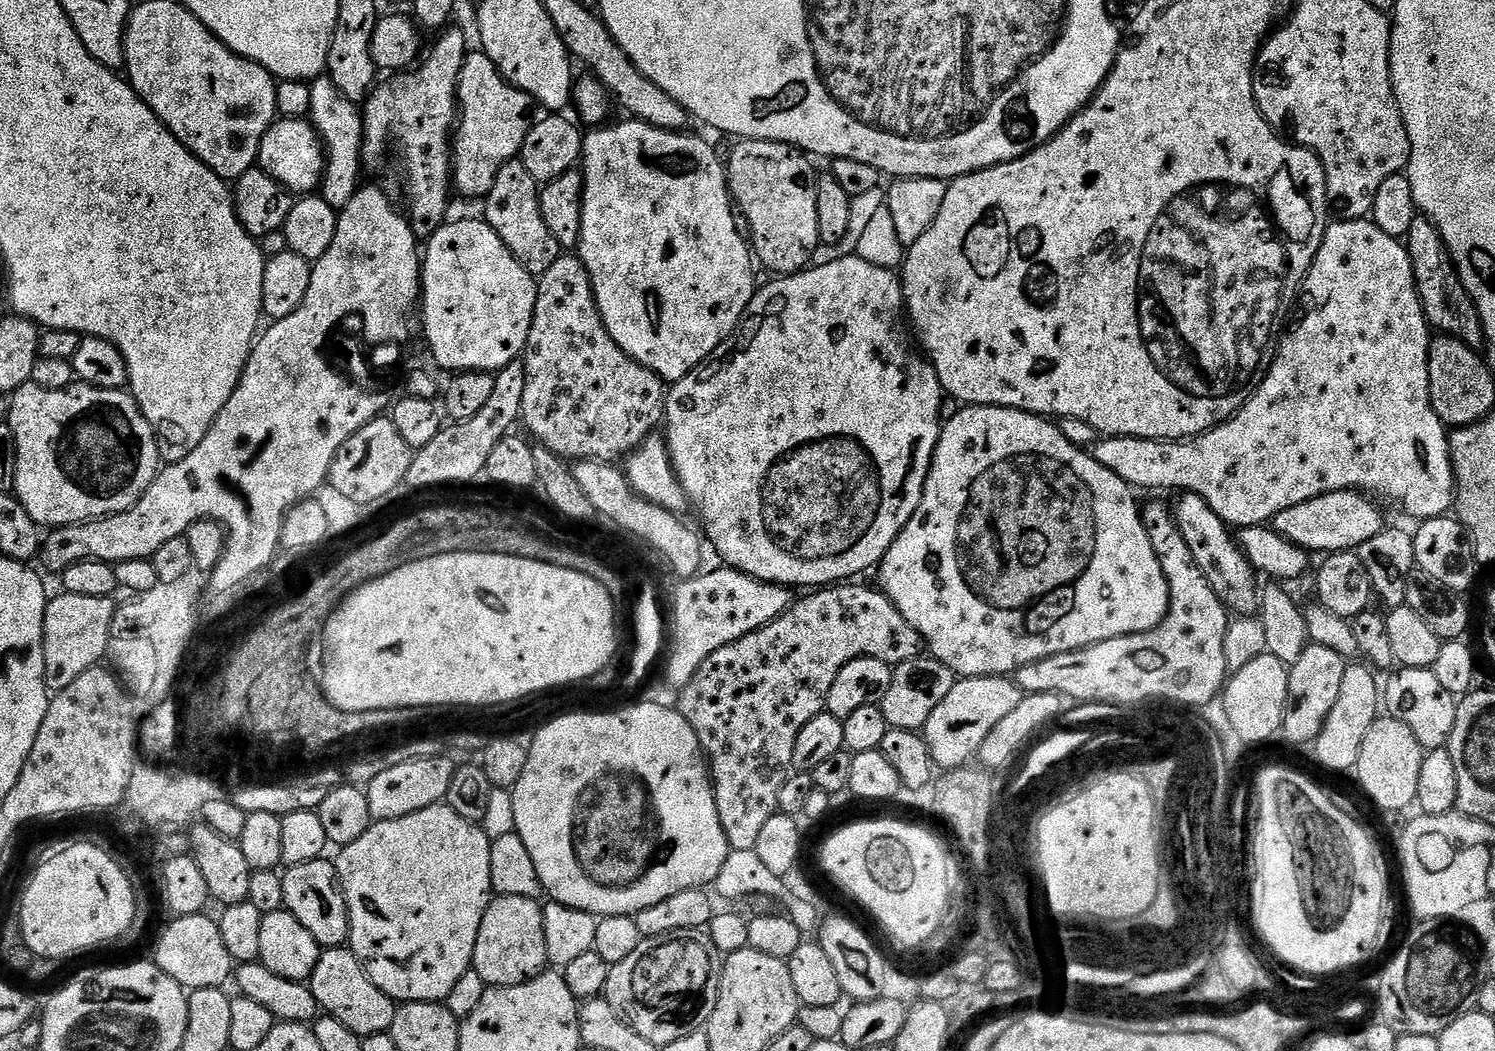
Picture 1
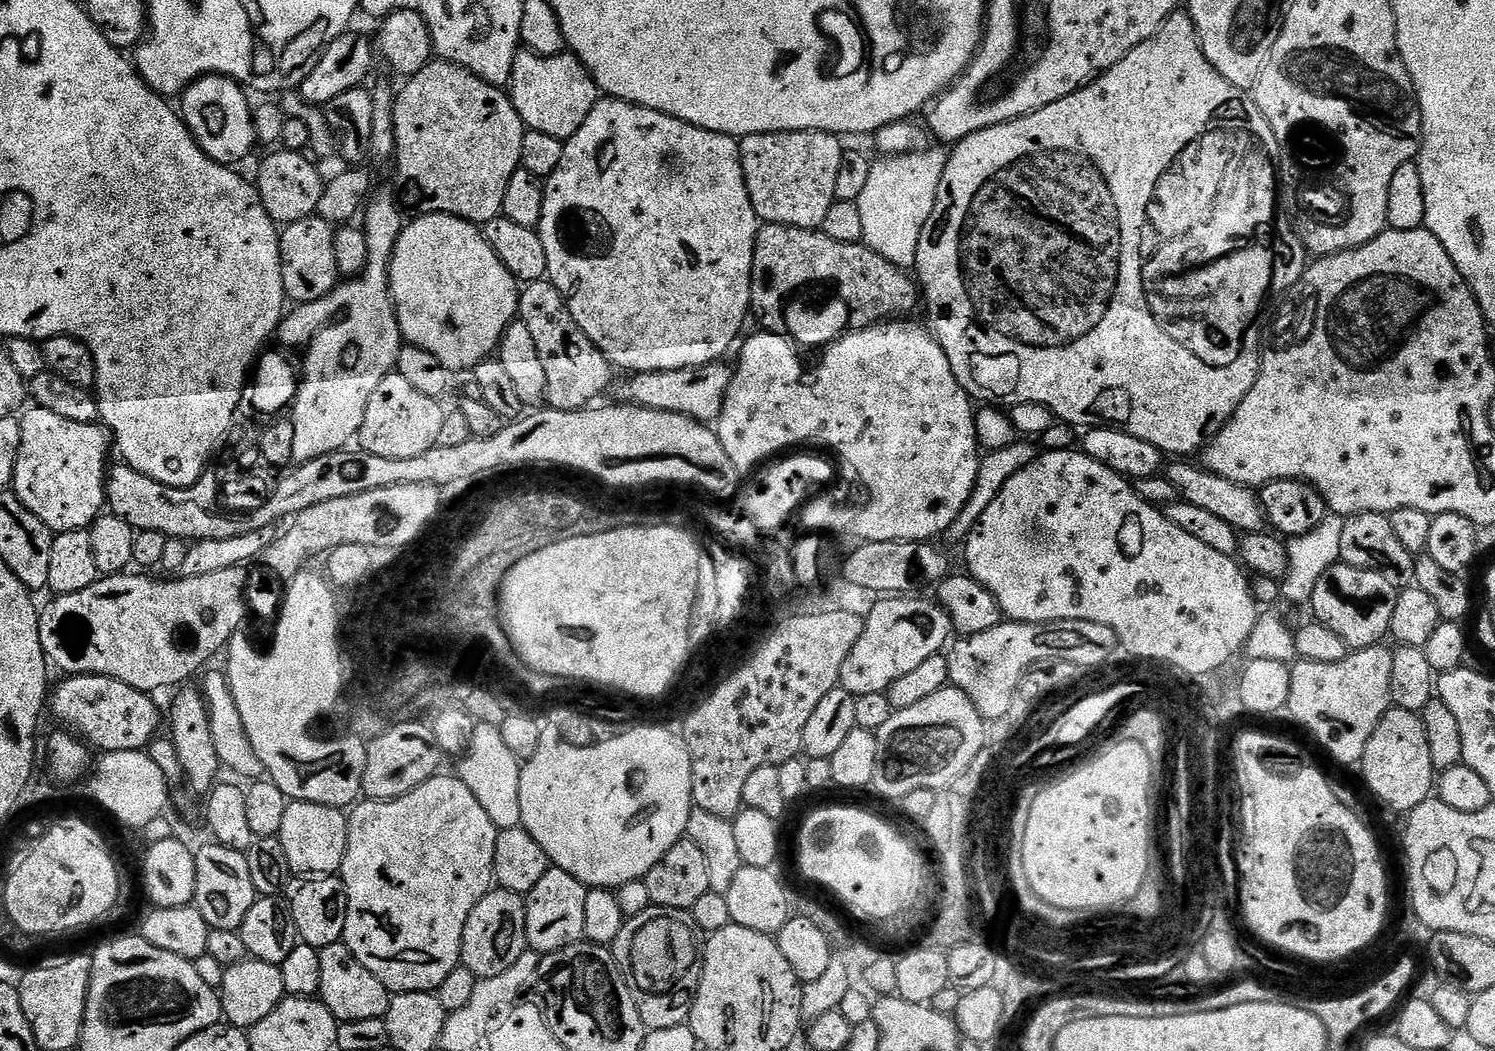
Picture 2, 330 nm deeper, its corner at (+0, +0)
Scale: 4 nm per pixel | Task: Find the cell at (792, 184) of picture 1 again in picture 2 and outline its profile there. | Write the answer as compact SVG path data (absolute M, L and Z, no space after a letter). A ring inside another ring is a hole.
M767 132L739 141L742 174L757 217L764 224L819 229L835 202L834 185L838 165L846 151L841 137L833 132Z

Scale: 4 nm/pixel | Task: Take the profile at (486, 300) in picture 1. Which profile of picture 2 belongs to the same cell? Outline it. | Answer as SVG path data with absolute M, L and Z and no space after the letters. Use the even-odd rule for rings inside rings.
M429 212L417 215L412 218L409 224L407 221L401 227L400 237L392 251L392 263L388 266L388 287L392 294L392 304L396 307L401 337L408 344L413 344L430 354L434 354L434 358L438 358L438 362L442 362L442 366L452 374L462 371L463 368L475 369L481 360L489 359L499 349L504 331L511 326L513 320L517 319L520 307L518 281L510 274L510 270L506 270L506 266L502 266L498 254L494 254L494 250L490 250L490 242L486 242L483 231L477 225L470 223L469 220L463 220L457 216L447 216L445 212Z

